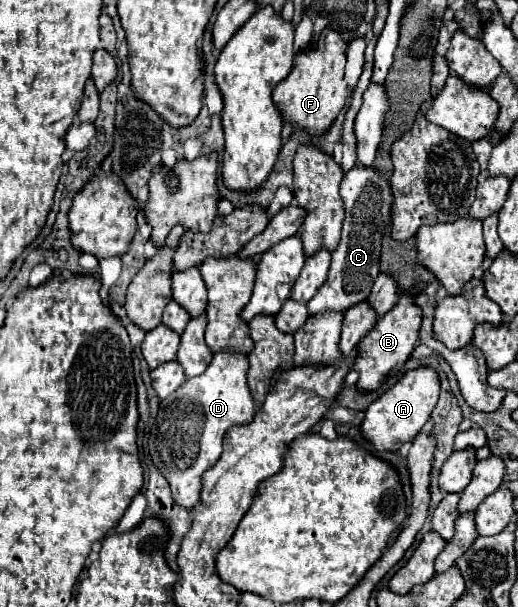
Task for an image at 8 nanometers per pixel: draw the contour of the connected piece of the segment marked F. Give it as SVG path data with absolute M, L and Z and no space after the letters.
M326 27L318 41L310 43L294 57L294 67L290 75L276 85L272 97L284 119L290 119L294 127L304 127L308 133L320 135L330 123L336 119L340 109L346 103L348 85L344 81L344 65L346 65L346 41L340 31Z

